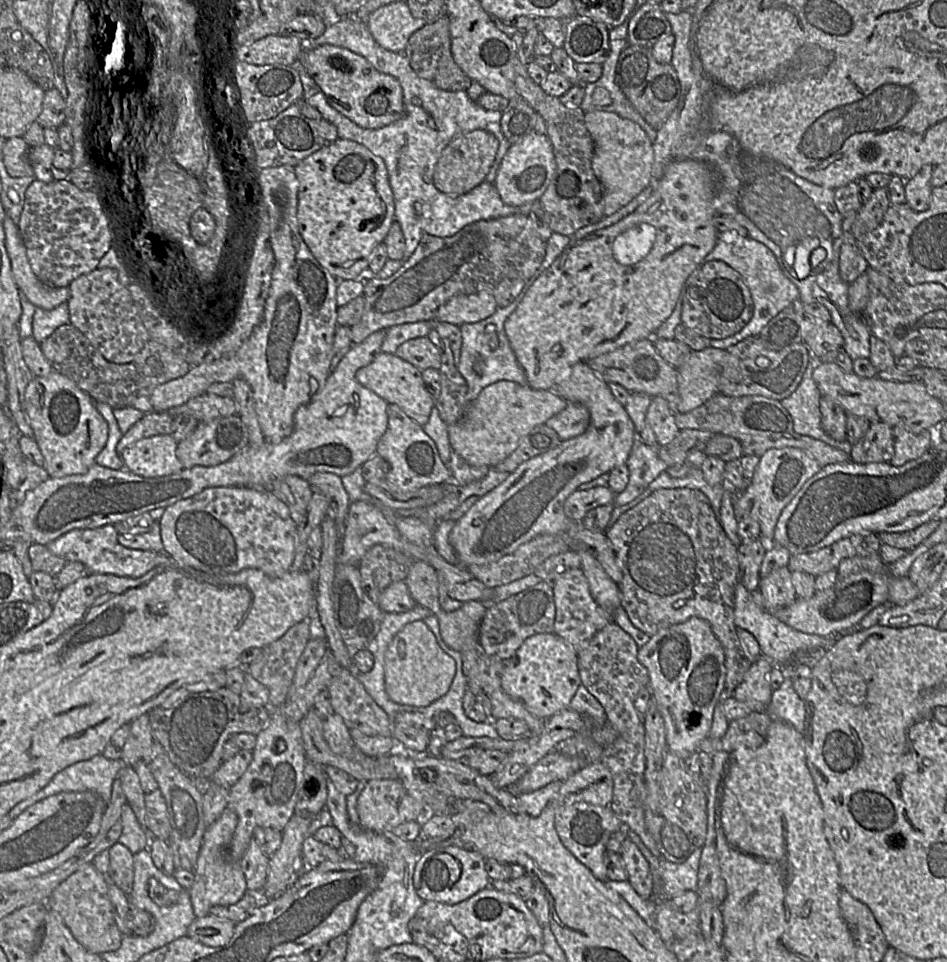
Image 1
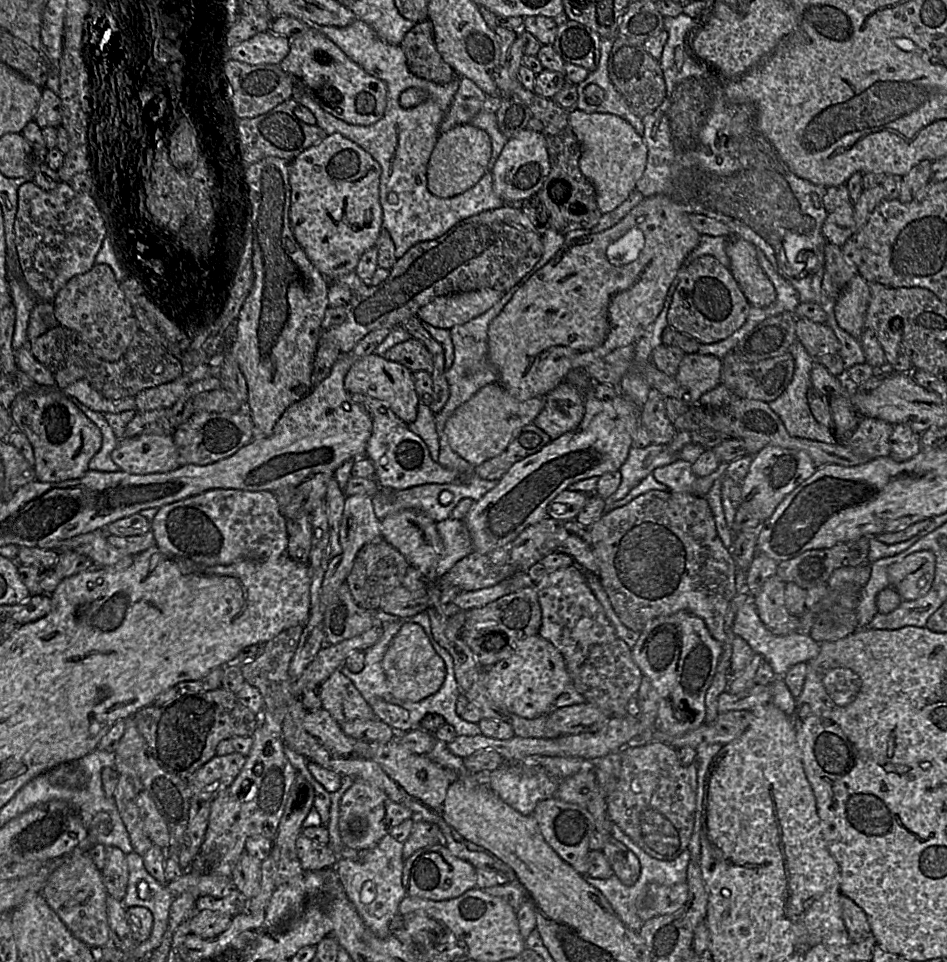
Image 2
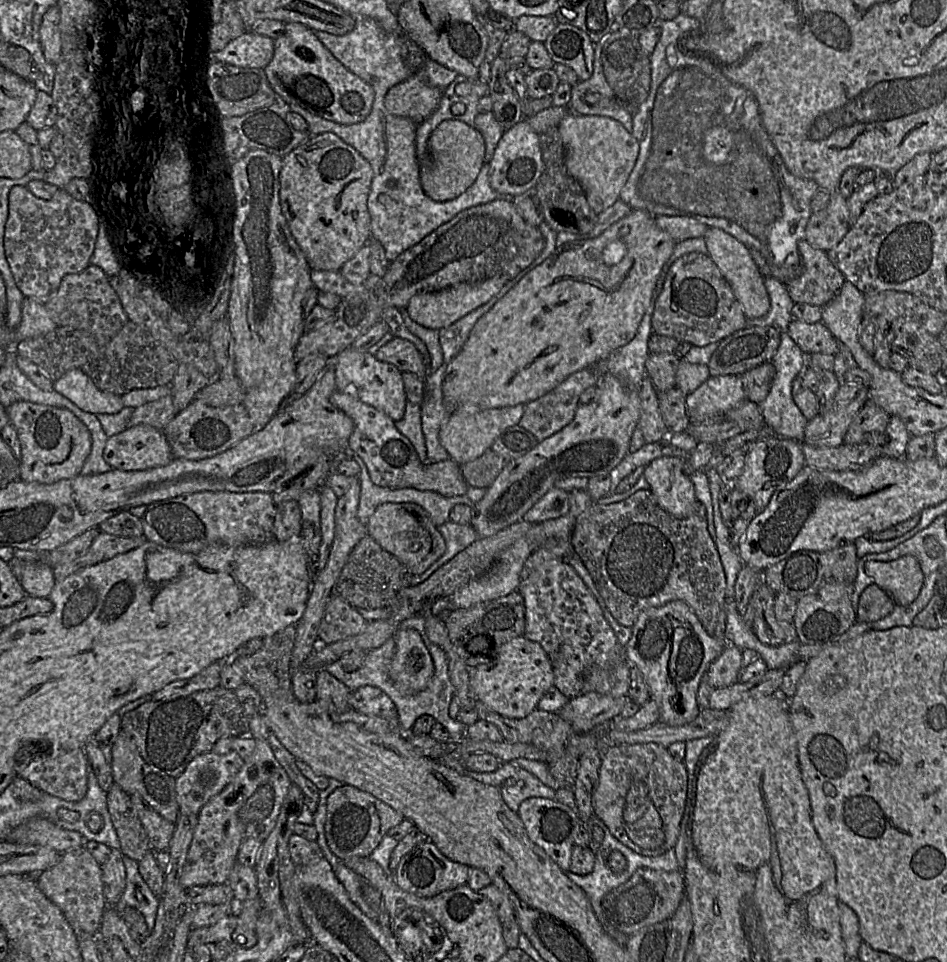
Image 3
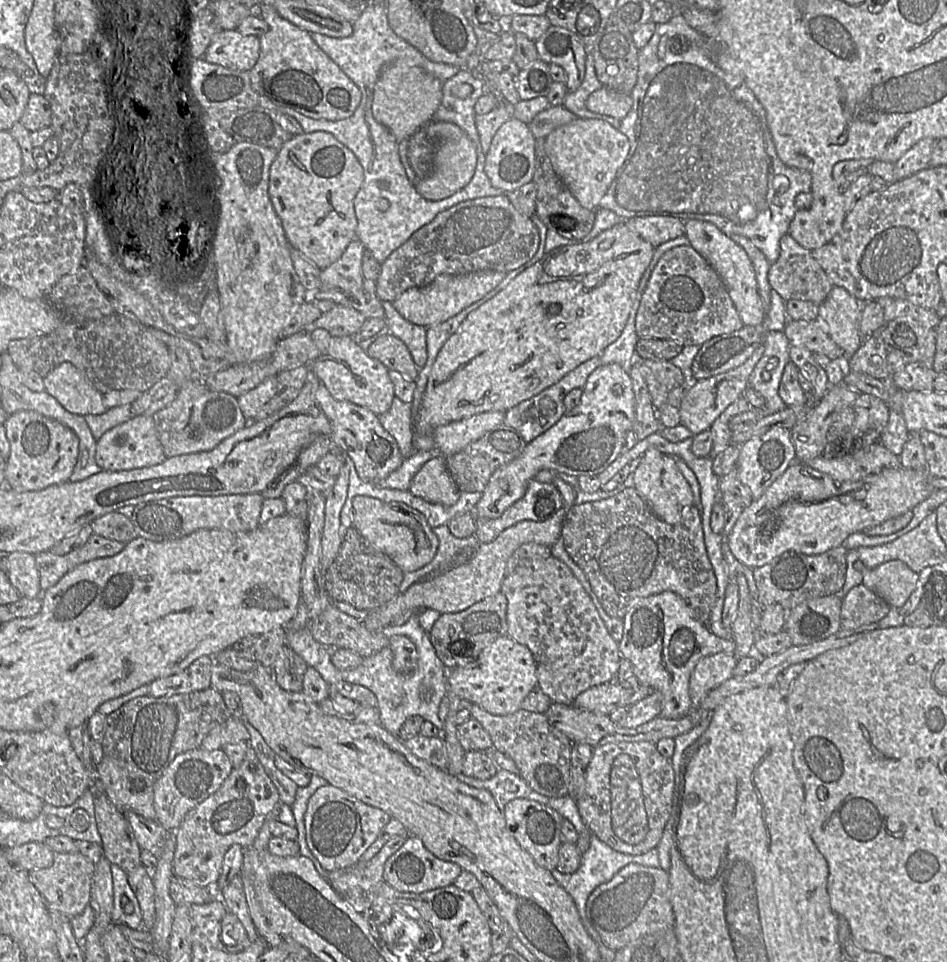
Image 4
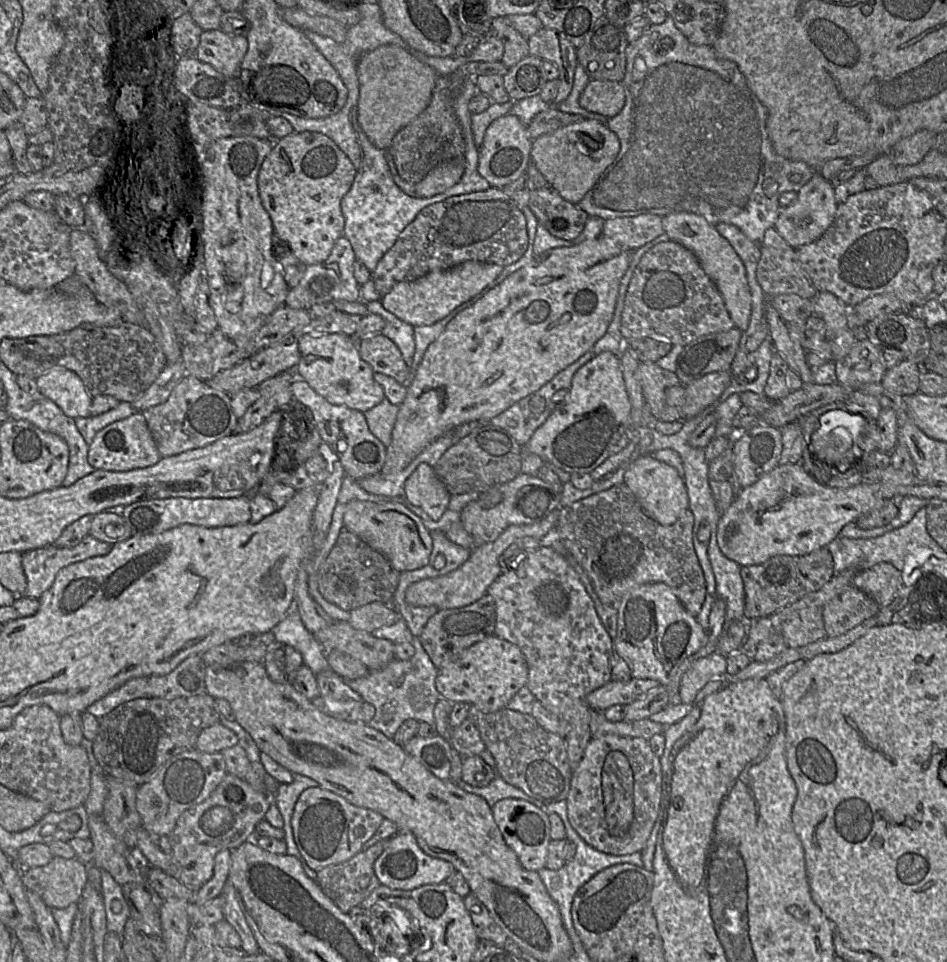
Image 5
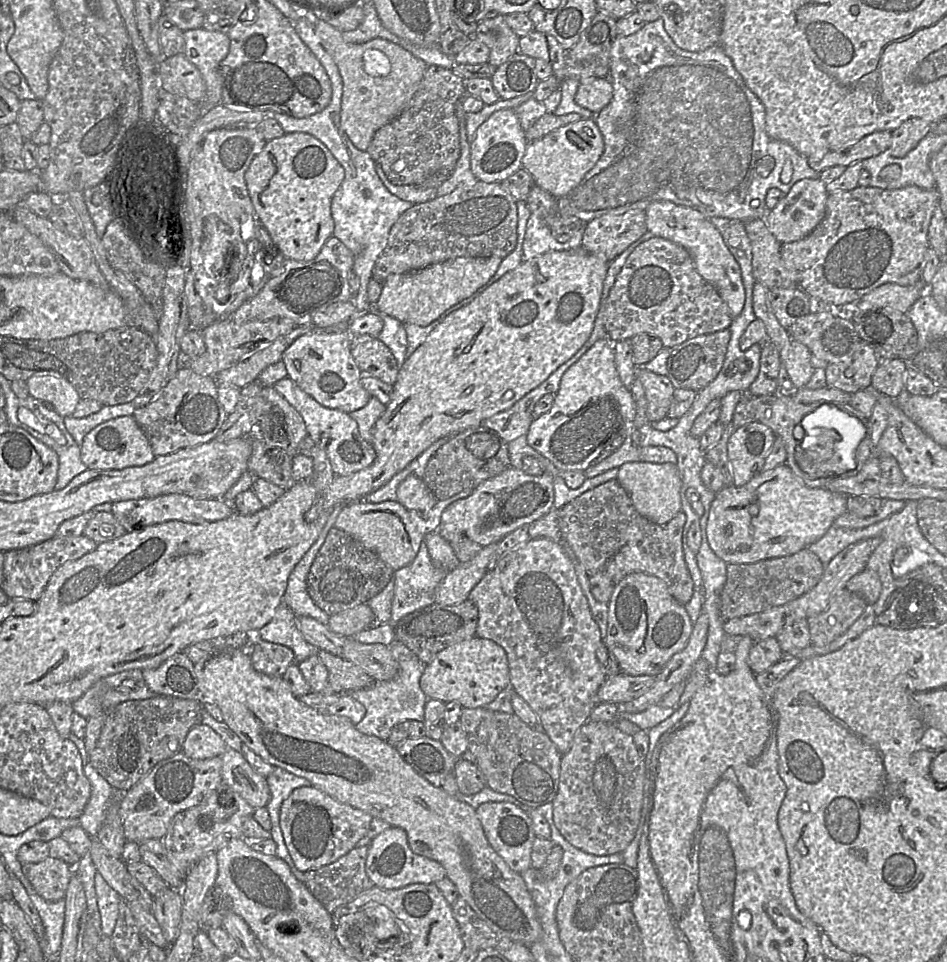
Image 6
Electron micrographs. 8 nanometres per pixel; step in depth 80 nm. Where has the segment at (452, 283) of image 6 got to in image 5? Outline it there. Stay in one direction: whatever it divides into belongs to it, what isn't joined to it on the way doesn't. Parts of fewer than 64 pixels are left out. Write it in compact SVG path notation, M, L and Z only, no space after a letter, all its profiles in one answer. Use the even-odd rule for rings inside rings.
M467 261L449 269L430 272L413 281L399 282L380 301L387 311L413 327L432 325L481 293L502 270L503 267L497 264Z

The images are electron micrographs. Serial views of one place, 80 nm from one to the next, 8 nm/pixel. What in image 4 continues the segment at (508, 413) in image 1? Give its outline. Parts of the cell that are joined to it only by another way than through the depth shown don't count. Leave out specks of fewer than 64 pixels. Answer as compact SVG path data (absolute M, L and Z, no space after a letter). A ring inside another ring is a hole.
M483 412L441 425L433 430L435 448L442 456L449 456L478 440L489 430L503 424L505 412Z

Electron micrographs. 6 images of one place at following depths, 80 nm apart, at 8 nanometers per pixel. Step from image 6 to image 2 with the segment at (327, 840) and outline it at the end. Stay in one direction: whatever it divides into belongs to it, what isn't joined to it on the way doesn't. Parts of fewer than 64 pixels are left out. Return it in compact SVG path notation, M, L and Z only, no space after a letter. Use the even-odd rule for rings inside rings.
M363 780L354 781L340 800L338 830L344 847L362 851L375 847L392 828L414 815L406 806L391 800L381 789Z

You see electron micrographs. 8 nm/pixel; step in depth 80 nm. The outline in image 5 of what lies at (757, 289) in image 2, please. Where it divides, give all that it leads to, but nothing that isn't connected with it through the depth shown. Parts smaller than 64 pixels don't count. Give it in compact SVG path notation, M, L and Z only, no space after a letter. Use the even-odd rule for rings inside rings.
M690 212L671 213L662 217L664 234L670 241L677 242L690 250L701 267L714 282L723 297L727 311L735 327L744 331L748 328L752 295L748 284L745 266L731 244L701 215Z

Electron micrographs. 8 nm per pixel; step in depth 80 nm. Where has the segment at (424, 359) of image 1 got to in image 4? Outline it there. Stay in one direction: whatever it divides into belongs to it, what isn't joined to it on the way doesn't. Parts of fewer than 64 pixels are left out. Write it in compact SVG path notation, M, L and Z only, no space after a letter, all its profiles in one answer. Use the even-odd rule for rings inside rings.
M387 331L376 335L369 342L360 343L365 346L367 354L380 361L389 371L399 372L405 379L414 381L420 368L405 345L399 338Z

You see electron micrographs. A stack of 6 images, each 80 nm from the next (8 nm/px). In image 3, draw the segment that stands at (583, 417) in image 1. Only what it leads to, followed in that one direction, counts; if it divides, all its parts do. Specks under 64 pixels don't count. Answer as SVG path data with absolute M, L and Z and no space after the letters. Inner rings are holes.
M591 368L571 374L545 395L526 403L518 425L532 433L539 442L562 430L574 419L580 395L588 388L595 386L598 376L597 372Z

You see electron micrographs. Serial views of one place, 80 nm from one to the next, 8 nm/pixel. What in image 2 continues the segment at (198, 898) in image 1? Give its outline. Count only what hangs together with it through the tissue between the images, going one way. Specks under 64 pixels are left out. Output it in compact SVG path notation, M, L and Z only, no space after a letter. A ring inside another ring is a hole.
M189 868L176 880L167 882L166 888L175 898L170 907L169 926L171 934L179 923L186 918L189 922L197 909L196 900L201 896L224 897L234 888L231 876L217 873L200 872L198 868Z

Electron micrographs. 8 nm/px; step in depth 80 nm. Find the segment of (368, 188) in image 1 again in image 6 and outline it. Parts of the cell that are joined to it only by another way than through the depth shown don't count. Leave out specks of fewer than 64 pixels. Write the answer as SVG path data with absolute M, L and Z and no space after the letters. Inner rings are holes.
M289 133L267 141L244 174L253 208L273 243L287 259L308 261L333 236L331 200L345 170L327 147L312 135Z

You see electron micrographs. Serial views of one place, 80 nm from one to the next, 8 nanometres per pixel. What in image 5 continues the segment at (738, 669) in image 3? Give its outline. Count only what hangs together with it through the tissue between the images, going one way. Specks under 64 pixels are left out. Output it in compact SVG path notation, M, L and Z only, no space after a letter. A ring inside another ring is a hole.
M718 651L693 661L683 673L678 695L683 703L693 703L699 691L711 680L726 675L727 655Z

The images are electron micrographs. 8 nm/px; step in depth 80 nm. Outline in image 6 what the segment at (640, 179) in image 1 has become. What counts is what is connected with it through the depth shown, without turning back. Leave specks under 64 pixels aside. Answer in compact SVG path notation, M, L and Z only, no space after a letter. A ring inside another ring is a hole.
M582 118L530 142L522 158L522 168L531 174L536 185L559 198L583 180L603 155L604 148L603 135L595 120Z

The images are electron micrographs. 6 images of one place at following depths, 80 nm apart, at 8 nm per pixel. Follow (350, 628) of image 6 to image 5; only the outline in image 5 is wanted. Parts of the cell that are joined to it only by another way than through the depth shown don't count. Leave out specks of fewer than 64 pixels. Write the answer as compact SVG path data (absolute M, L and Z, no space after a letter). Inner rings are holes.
M373 602L349 611L347 621L354 629L372 631L395 624L401 618L389 604Z

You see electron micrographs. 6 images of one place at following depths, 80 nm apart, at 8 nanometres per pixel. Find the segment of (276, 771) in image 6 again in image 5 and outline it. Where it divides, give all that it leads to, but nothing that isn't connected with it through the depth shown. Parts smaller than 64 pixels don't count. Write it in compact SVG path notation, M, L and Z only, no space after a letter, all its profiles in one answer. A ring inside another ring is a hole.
M294 774L294 780L291 783L281 783L274 797L274 804L279 809L283 820L283 830L285 832L284 841L287 845L287 855L294 856L302 861L300 853L294 841L291 826L291 818L295 804L300 794L308 788L319 787L319 784L303 775Z

